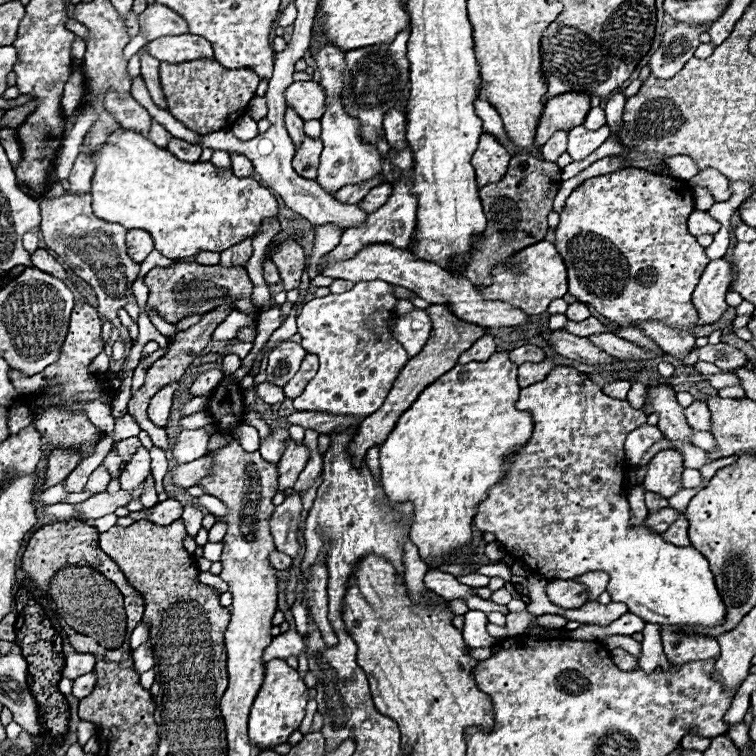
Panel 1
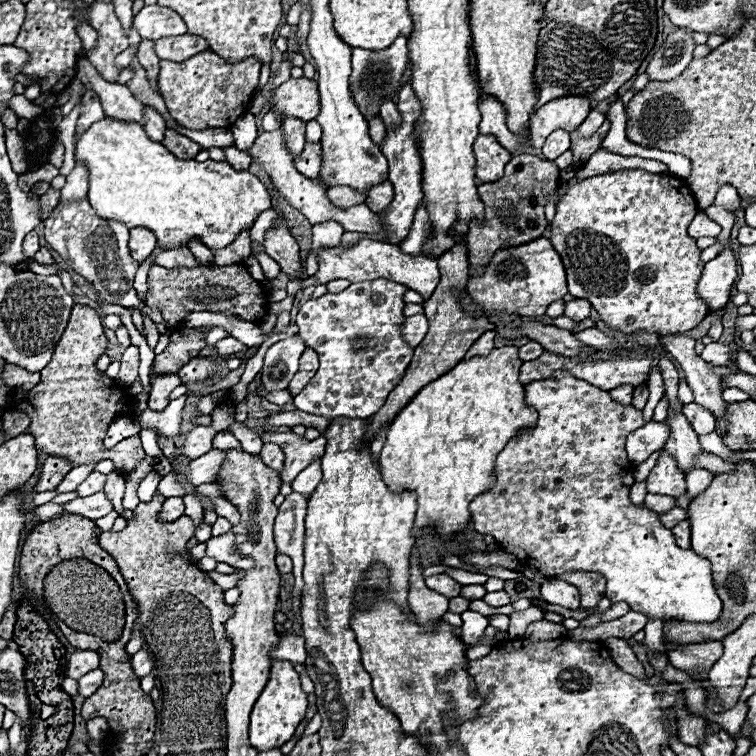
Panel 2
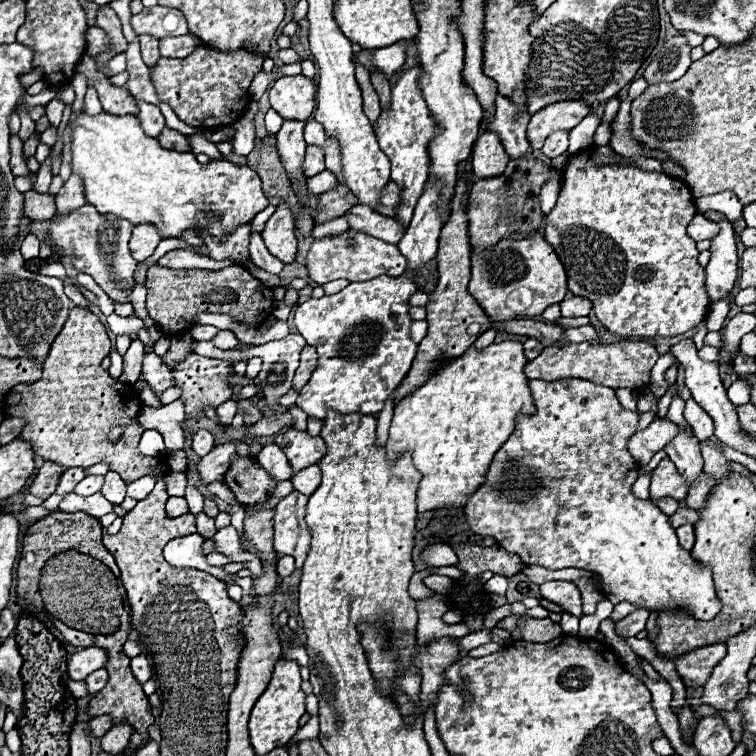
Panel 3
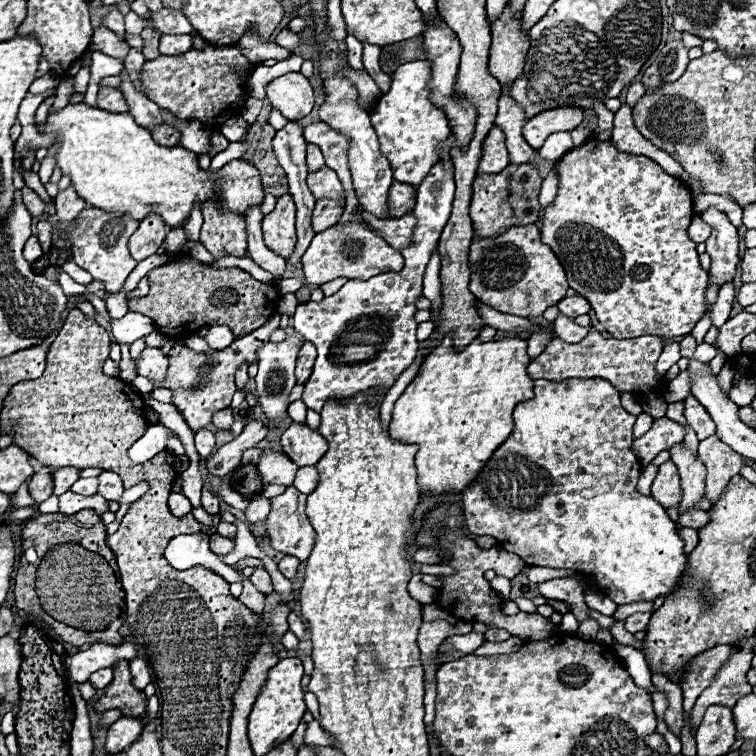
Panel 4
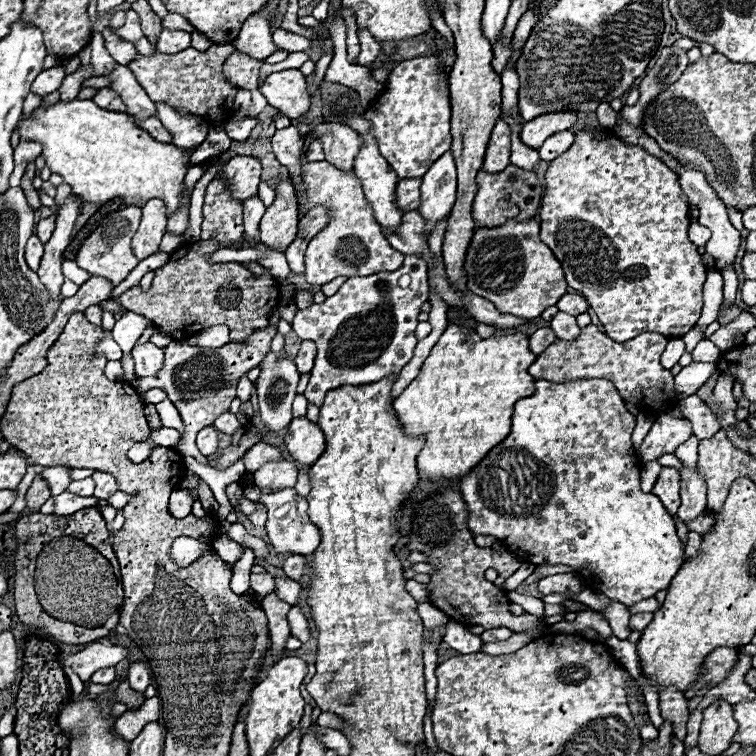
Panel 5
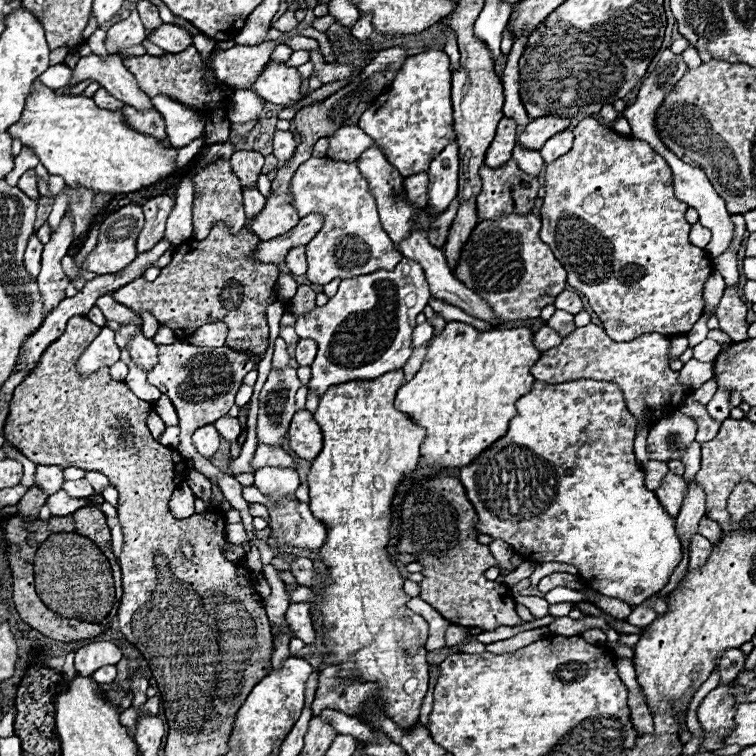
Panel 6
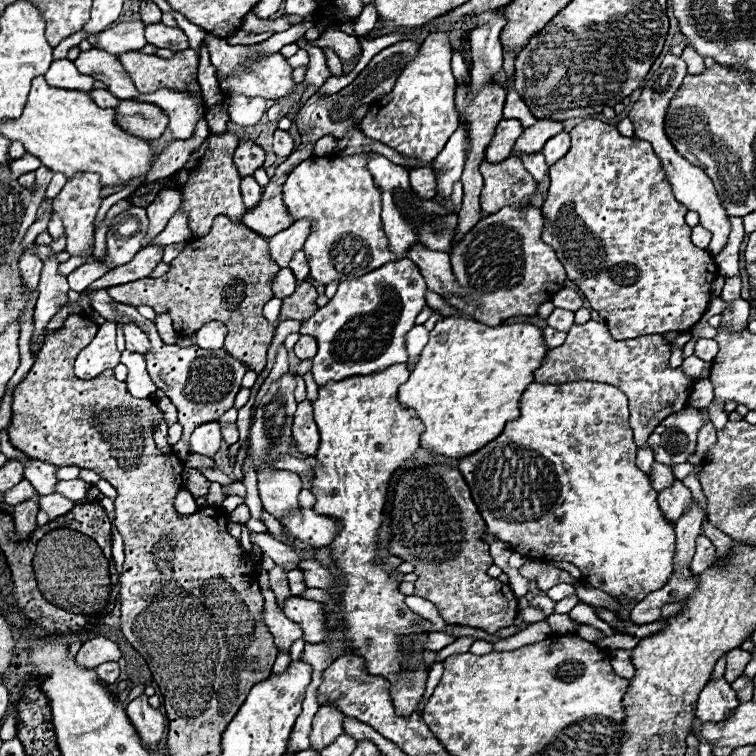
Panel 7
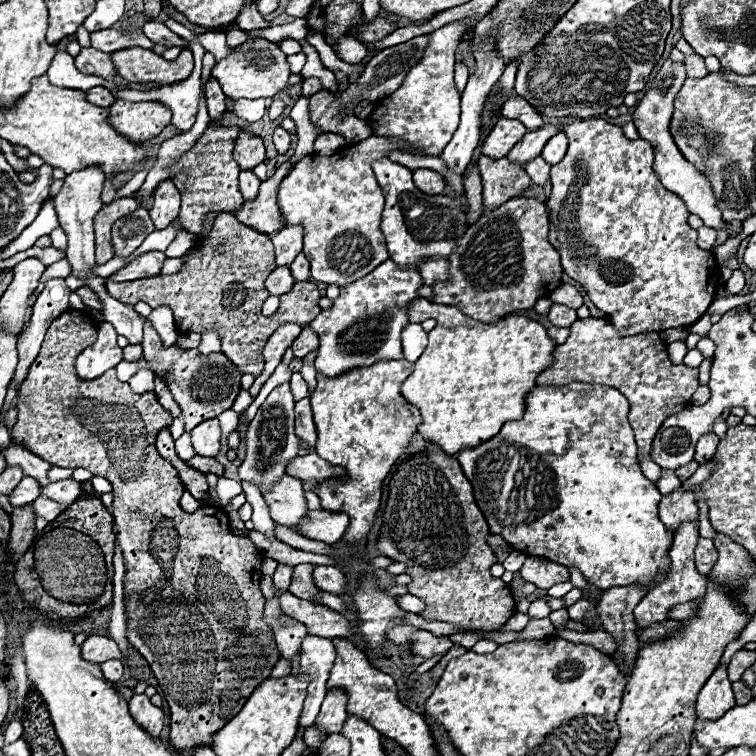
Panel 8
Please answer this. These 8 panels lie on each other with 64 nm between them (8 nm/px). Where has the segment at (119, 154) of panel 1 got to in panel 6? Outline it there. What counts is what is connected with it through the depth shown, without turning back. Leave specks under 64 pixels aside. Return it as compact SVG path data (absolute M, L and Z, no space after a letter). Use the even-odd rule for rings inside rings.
M40 80L34 82L32 92L26 98L26 108L22 112L22 118L12 124L6 130L12 138L22 140L24 146L36 152L40 162L48 168L50 174L58 174L66 180L68 186L86 186L92 188L98 194L130 194L142 188L148 188L162 178L176 174L174 158L176 150L162 146L156 138L138 134L136 130L128 128L122 120L120 110L104 110L94 104L92 98L86 96L74 96L74 94L56 94L54 90L46 88ZM238 150L232 154L230 164L232 164L232 170L236 172L236 176L240 178L242 188L246 188L246 186L256 184L258 174L264 164L264 156L254 150Z

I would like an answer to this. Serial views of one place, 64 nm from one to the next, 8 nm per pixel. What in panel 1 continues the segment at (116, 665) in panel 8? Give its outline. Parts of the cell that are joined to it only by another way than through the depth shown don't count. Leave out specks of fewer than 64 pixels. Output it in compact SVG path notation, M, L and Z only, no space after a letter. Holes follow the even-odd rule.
M88 672L88 674L80 676L80 678L76 678L76 680L74 680L72 694L74 694L76 698L84 698L84 696L88 696L88 694L92 692L96 680L98 680L98 678L96 678L96 672Z

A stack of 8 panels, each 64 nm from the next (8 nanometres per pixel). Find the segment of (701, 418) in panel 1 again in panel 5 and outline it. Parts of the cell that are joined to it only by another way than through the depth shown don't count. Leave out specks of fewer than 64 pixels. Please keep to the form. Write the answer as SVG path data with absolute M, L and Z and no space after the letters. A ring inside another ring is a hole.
M696 394L680 400L680 412L684 418L692 420L692 428L694 428L694 436L698 440L706 440L712 438L718 430L720 424L716 420L716 416L712 414L712 410L706 406L706 402L702 402Z

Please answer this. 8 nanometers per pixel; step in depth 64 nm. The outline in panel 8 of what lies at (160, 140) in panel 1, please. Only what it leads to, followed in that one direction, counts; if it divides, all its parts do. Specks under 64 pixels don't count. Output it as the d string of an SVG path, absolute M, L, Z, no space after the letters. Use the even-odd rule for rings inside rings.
M82 48L80 54L74 58L76 60L76 68L82 74L96 74L96 76L104 76L106 80L112 80L116 84L116 90L124 90L128 82L124 82L120 76L116 76L112 60L108 54L104 52L96 52L94 48Z

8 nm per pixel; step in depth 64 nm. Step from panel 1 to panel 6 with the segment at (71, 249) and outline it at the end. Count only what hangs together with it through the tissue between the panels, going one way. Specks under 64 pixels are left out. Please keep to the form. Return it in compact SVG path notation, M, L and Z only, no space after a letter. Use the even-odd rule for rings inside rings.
M128 204L122 206L120 210L116 210L114 214L110 214L102 226L100 226L100 234L98 234L98 244L92 250L92 254L84 260L82 268L96 272L96 274L110 274L110 272L120 272L120 268L126 268L128 264L132 264L132 260L136 258L136 240L138 234L144 226L144 214L142 214L142 206L136 204Z

